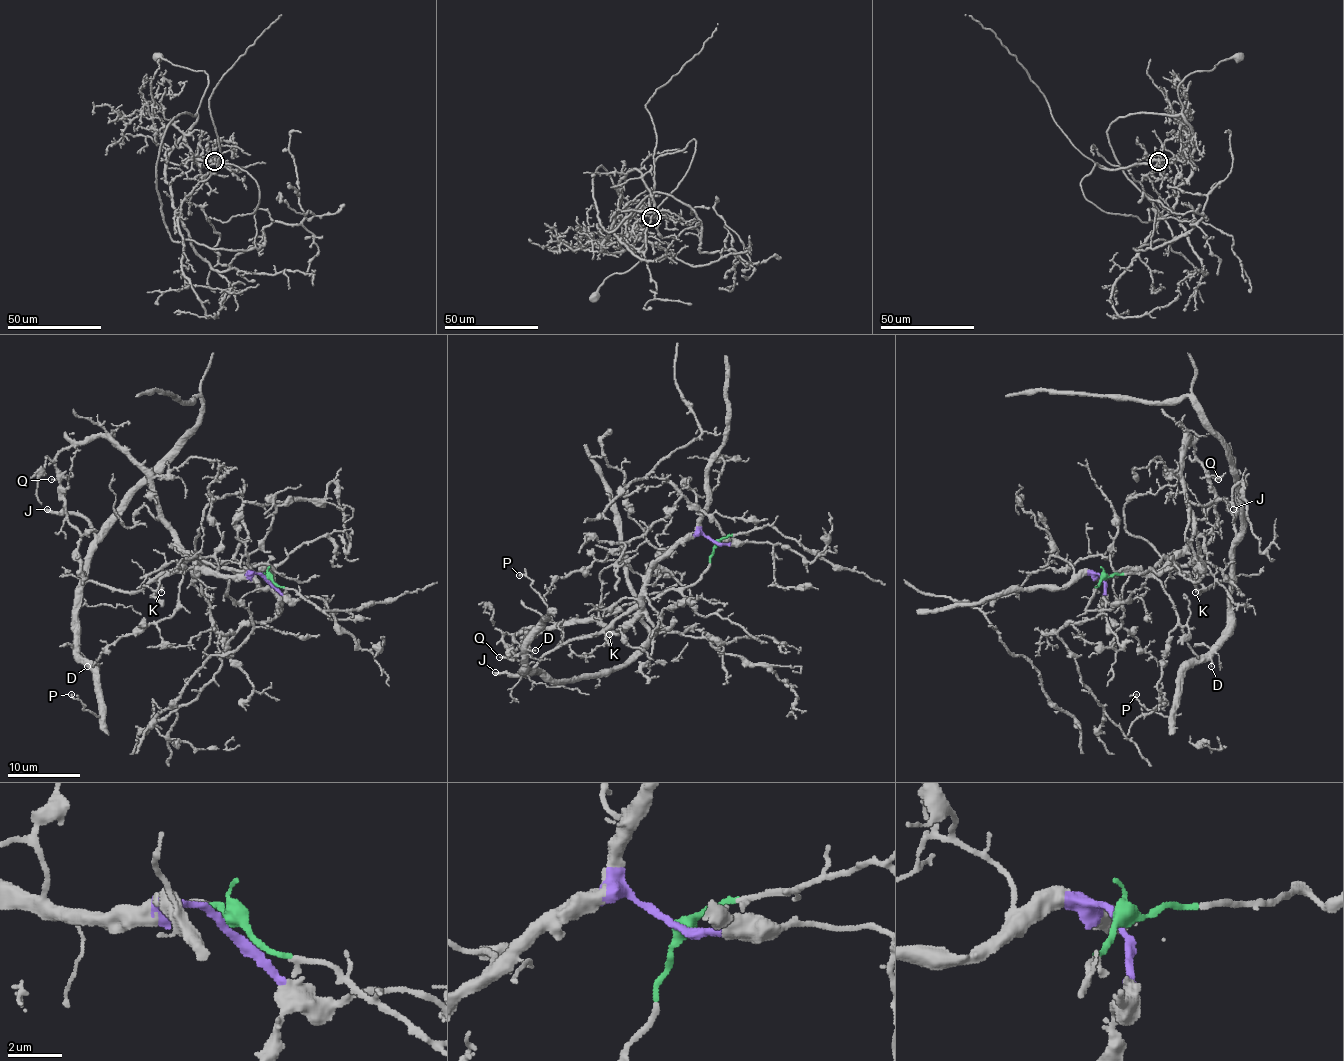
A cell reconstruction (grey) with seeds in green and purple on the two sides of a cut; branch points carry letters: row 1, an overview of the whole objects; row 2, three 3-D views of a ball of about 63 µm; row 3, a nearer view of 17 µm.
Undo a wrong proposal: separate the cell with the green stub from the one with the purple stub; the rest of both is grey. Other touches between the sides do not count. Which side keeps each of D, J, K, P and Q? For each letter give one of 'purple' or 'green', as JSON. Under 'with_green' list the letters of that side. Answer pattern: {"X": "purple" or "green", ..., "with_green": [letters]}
{"D": "green", "J": "green", "K": "green", "P": "green", "Q": "purple", "with_green": ["D", "J", "K", "P"]}

